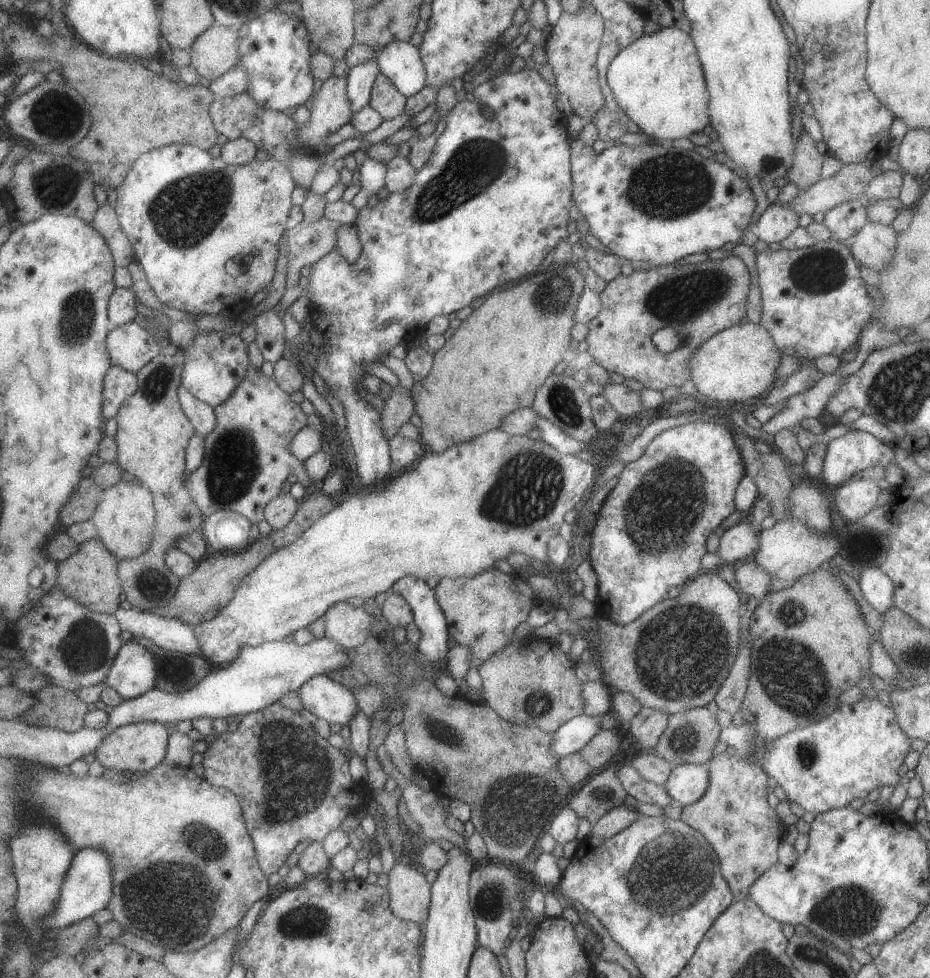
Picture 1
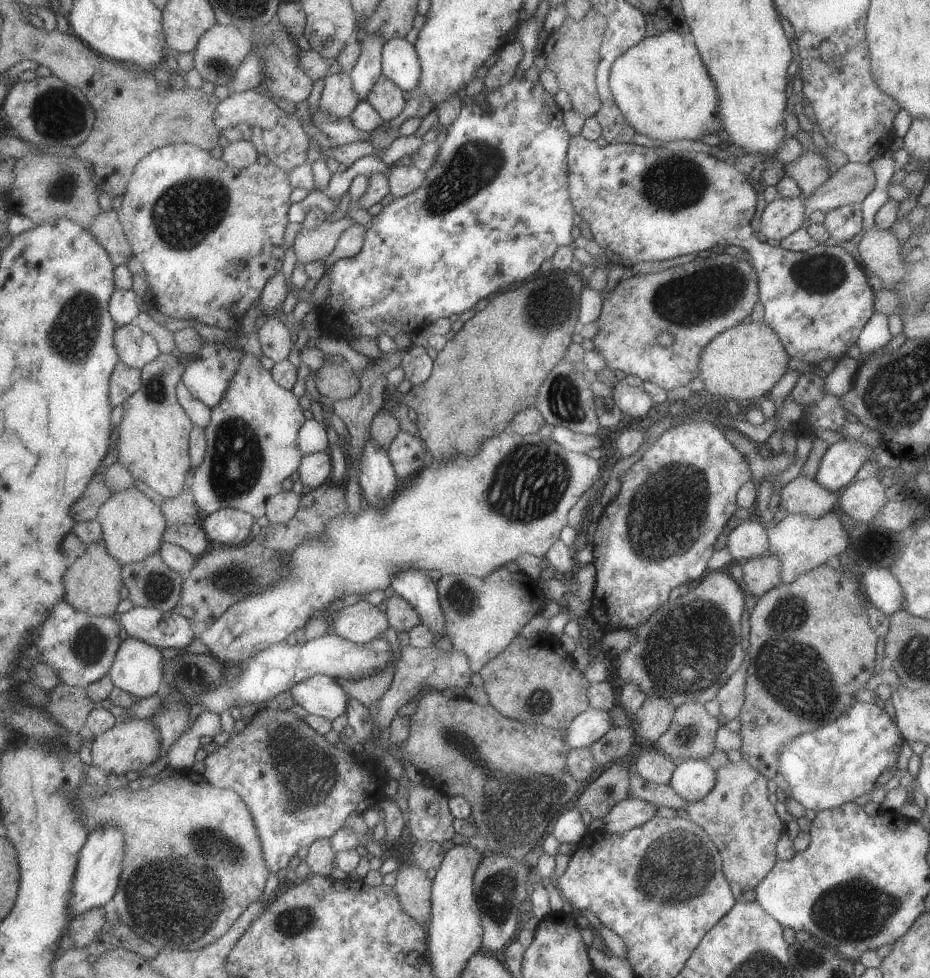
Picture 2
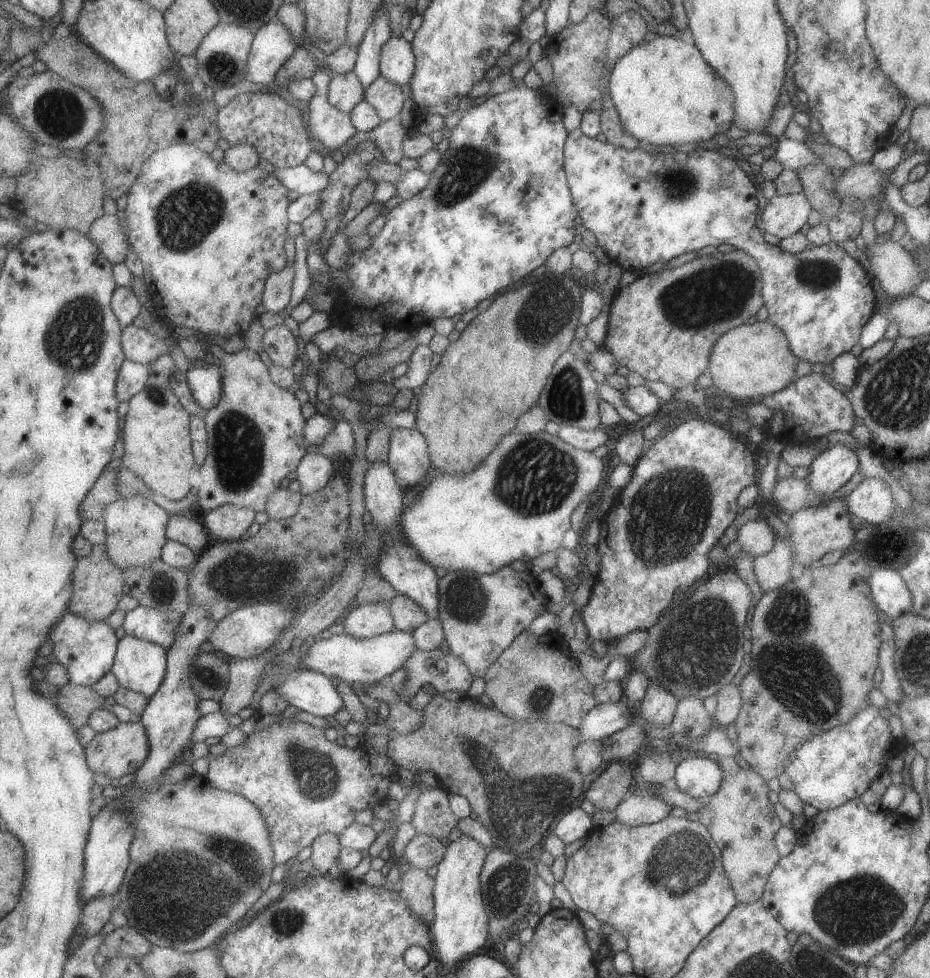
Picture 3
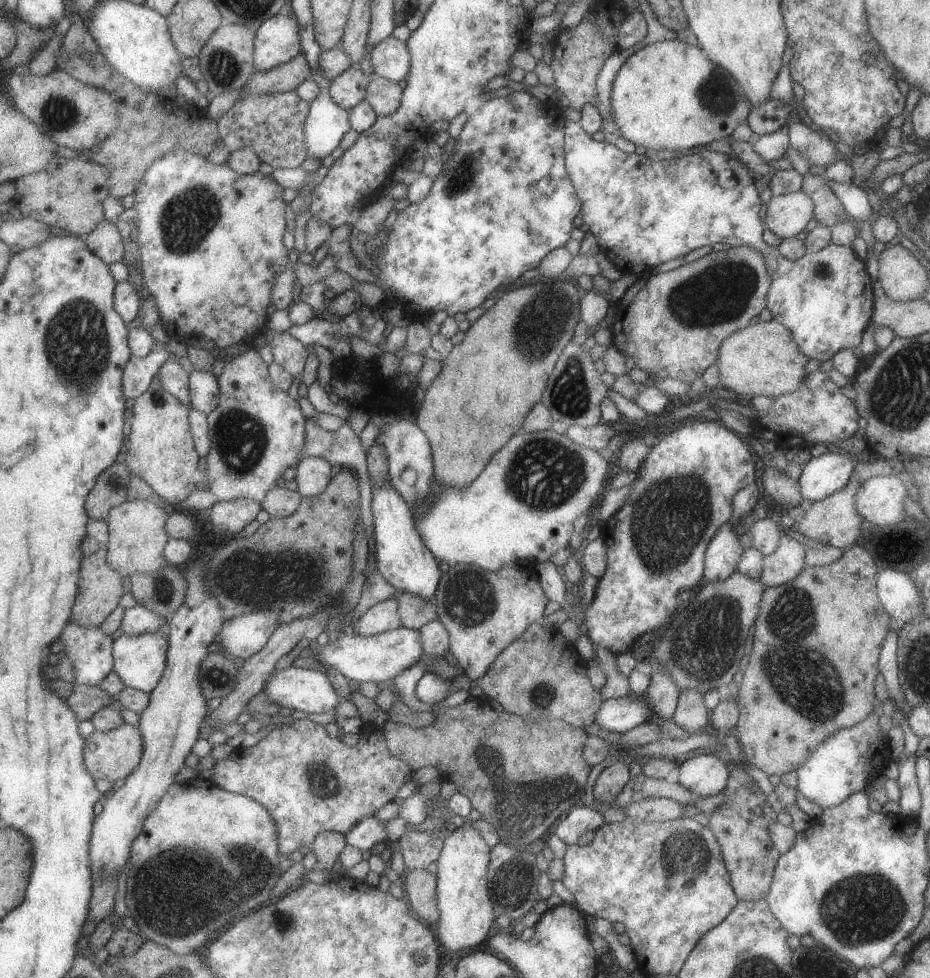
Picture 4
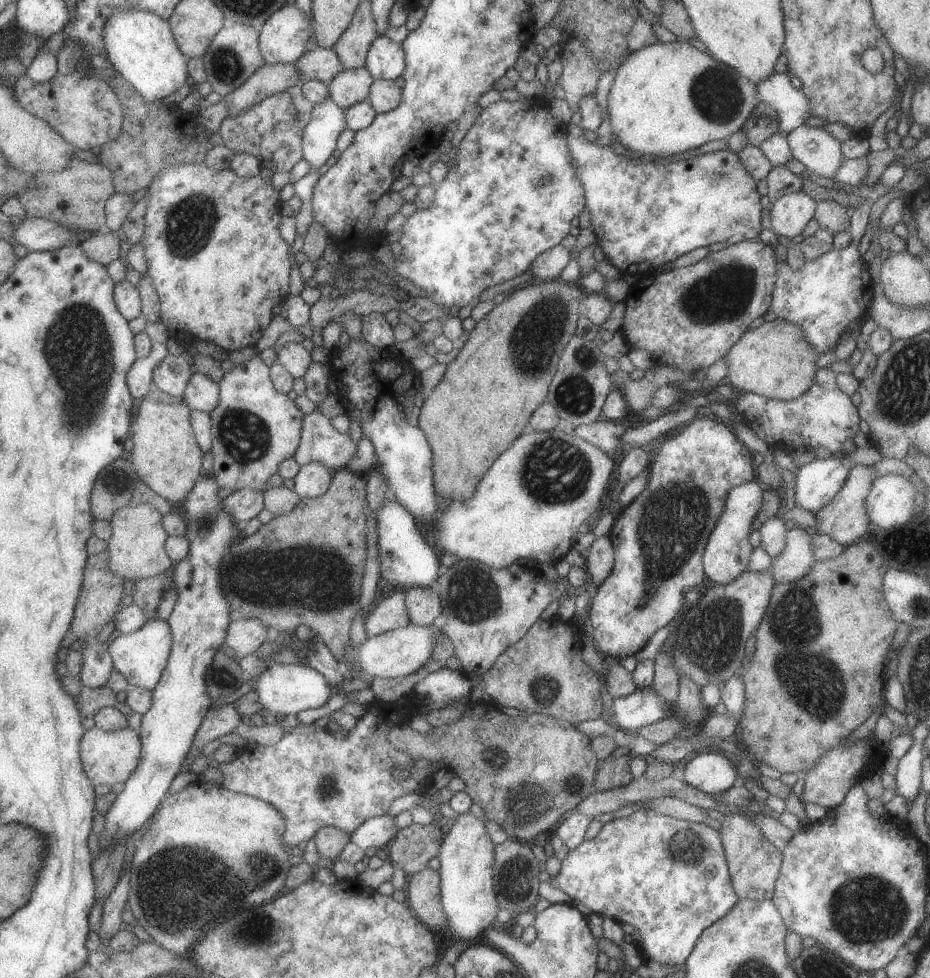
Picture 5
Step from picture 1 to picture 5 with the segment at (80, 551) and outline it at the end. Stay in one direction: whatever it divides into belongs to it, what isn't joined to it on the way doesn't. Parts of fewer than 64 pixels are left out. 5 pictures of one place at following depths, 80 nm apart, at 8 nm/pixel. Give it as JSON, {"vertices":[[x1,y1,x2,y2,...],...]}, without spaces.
{"vertices":[[107,551,88,555,84,568,83,582,77,597,74,615,70,624,69,635,74,638,96,637,99,631,114,617,115,610,121,602,123,579,114,575,108,567]]}

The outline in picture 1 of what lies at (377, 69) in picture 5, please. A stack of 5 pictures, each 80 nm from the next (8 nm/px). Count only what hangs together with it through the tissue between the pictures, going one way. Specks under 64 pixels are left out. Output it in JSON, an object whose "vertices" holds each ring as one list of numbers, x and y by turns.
{"vertices":[[391,41,375,54,379,70,405,97,425,85,425,71,418,48,409,41]]}

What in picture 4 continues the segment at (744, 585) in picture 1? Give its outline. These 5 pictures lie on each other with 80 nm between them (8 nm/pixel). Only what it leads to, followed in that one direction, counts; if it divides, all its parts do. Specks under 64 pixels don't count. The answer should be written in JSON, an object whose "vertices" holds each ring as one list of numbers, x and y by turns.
{"vertices":[[784,532,778,541,777,548,770,555,763,556,762,571,759,580,764,584,764,588,774,587,793,580,806,566,804,563,805,547,802,543,799,543]]}

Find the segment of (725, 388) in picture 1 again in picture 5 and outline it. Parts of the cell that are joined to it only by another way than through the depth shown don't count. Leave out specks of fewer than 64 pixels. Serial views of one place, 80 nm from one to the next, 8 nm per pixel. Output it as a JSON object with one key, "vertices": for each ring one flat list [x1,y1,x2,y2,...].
{"vertices":[[774,319,763,323,752,331,745,331,726,354,728,371,723,379,730,386,735,386,742,393,755,393,768,399,781,399,788,401,803,394,814,381,815,365,818,352,806,341,802,328,795,323,788,323,787,320]]}

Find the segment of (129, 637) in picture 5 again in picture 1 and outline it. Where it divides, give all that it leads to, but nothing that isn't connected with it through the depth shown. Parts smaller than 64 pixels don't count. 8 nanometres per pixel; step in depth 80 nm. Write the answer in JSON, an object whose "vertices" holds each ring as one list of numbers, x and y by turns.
{"vertices":[[130,639,118,648,104,683,125,700,155,688,157,678,154,654]]}

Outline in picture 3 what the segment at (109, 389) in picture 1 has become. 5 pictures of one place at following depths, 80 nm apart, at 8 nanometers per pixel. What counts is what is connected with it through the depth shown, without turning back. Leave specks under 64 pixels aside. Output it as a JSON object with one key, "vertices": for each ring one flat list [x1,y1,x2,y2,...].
{"vertices":[[129,359,121,363,115,383,115,396,118,402,128,401,145,386,150,364,139,364]]}

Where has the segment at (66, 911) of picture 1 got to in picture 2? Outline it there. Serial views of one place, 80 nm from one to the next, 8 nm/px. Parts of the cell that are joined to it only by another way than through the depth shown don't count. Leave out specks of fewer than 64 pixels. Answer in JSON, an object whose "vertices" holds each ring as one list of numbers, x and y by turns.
{"vertices":[[99,827,86,836,85,844,78,852,78,861,70,890,70,901,68,904,70,918,81,914,88,908,110,906,111,898,115,894,119,875,122,871,123,853,122,832,115,827]]}

